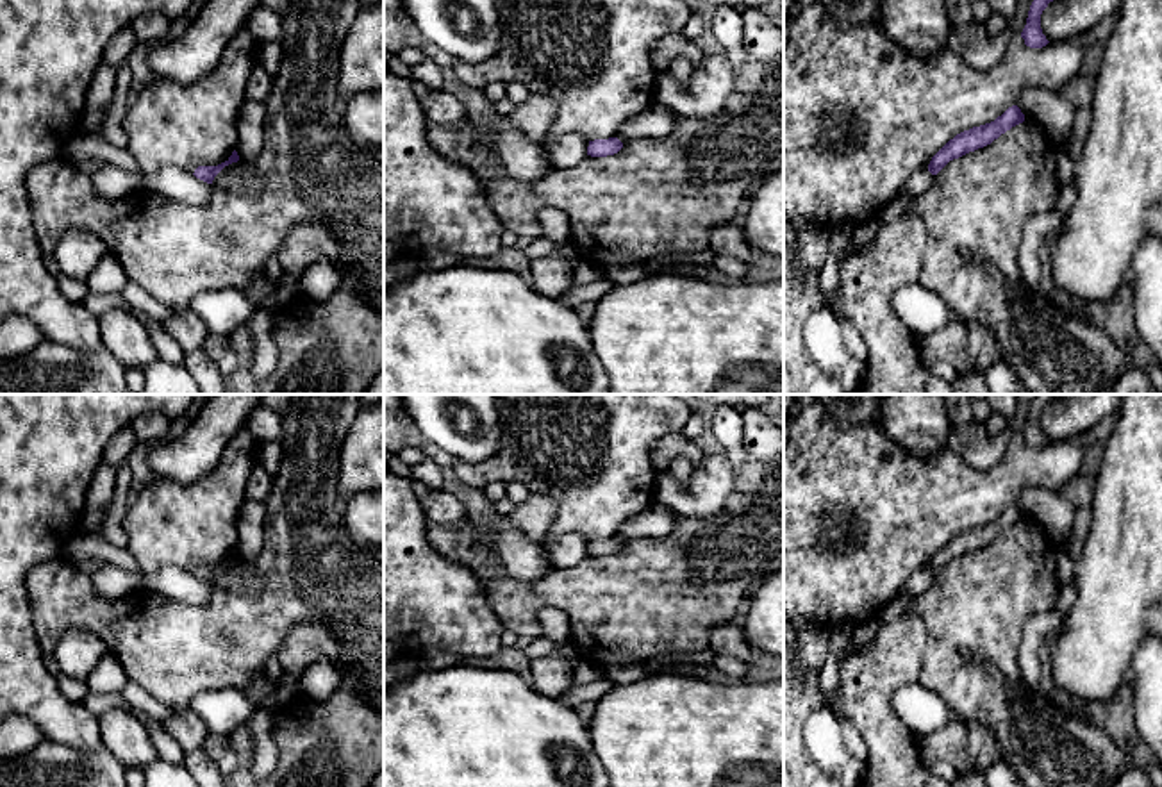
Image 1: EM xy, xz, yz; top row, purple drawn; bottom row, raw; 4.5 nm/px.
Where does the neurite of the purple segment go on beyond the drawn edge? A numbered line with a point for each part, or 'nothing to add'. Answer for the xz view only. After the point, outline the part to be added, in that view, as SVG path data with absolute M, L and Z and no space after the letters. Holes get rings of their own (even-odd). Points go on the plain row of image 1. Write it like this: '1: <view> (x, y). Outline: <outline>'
nothing to add

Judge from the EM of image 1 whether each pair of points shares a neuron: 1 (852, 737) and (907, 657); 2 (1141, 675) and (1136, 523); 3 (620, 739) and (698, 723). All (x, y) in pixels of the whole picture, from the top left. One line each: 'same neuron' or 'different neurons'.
1: different neurons
2: different neurons
3: same neuron

